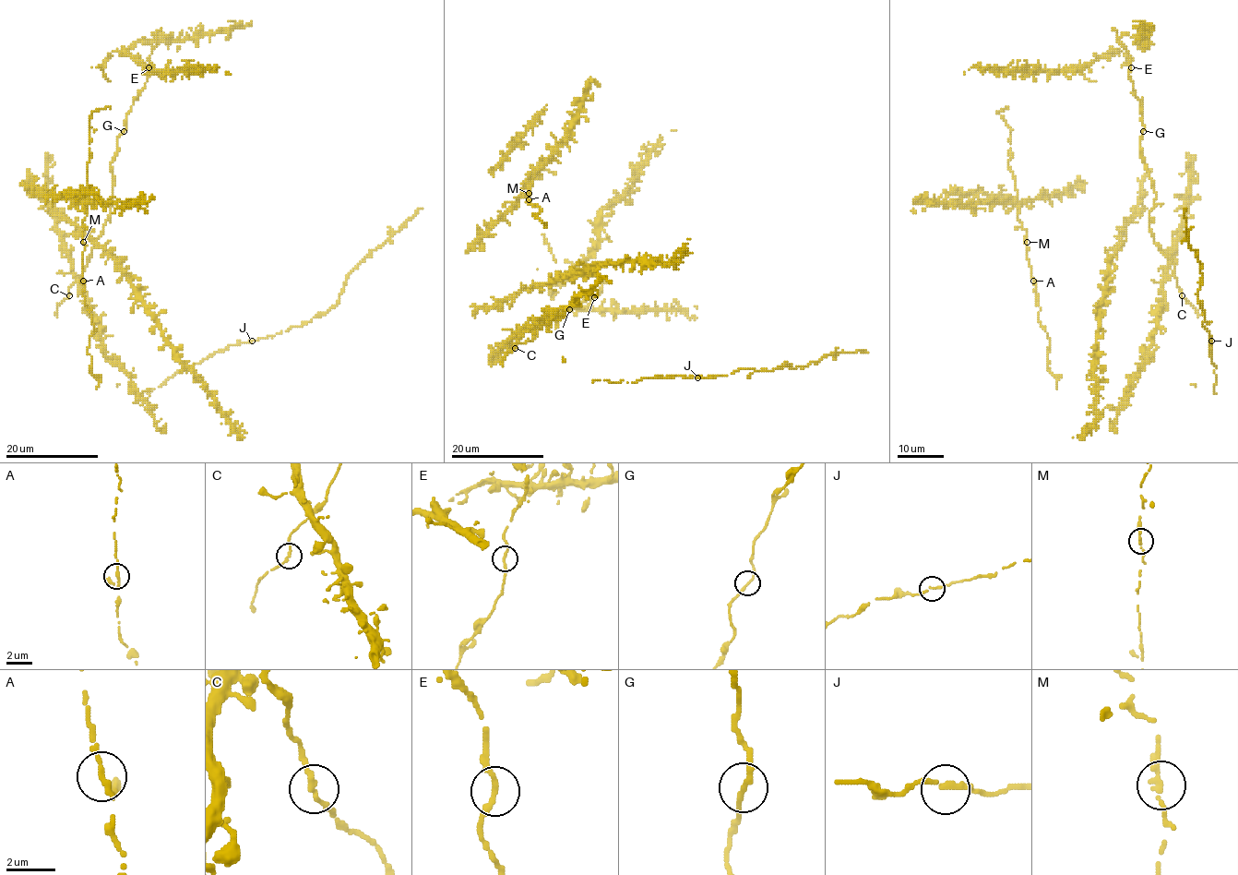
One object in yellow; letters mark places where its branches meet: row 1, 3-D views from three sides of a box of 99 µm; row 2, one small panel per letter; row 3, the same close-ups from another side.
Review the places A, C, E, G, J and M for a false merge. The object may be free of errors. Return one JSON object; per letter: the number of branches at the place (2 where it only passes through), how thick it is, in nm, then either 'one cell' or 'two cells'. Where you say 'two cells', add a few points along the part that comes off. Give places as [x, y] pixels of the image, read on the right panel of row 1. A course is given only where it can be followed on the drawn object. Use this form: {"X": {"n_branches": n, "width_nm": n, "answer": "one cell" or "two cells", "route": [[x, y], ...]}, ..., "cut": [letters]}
{"A": {"n_branches": 2, "width_nm": 220, "answer": "one cell"}, "C": {"n_branches": 2, "width_nm": 220, "answer": "one cell"}, "E": {"n_branches": 2, "width_nm": 220, "answer": "one cell"}, "G": {"n_branches": 2, "width_nm": 220, "answer": "one cell"}, "J": {"n_branches": 2, "width_nm": 240, "answer": "one cell"}, "M": {"n_branches": 2, "width_nm": 220, "answer": "one cell"}, "cut": []}

